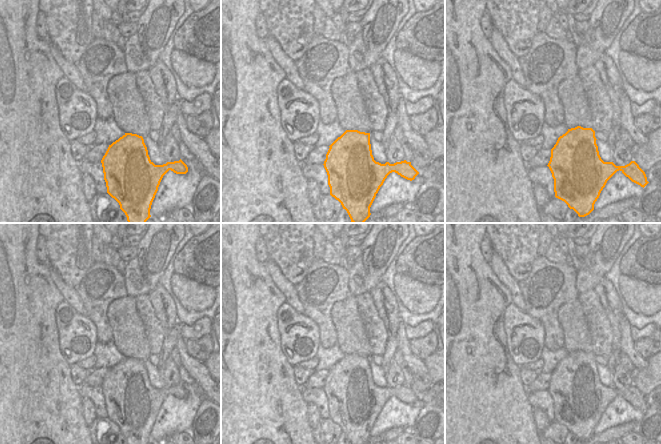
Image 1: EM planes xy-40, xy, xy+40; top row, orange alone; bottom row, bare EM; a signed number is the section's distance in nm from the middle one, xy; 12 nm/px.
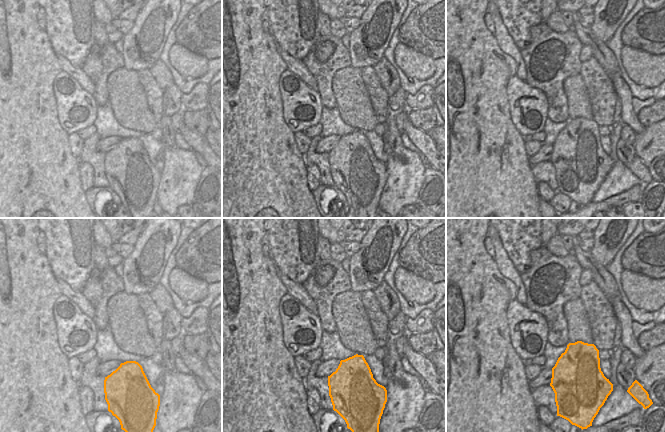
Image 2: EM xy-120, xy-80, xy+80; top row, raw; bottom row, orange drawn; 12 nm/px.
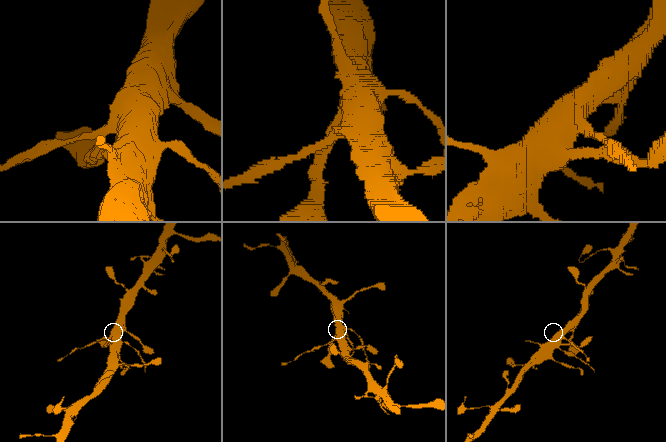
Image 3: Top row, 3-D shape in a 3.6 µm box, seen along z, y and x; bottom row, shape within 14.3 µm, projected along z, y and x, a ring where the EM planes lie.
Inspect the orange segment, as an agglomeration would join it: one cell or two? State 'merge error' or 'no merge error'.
merge error

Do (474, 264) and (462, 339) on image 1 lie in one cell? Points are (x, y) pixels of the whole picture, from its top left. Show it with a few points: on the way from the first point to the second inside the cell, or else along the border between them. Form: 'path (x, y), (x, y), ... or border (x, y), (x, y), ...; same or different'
path (467, 283), (463, 287), (463, 320); same

